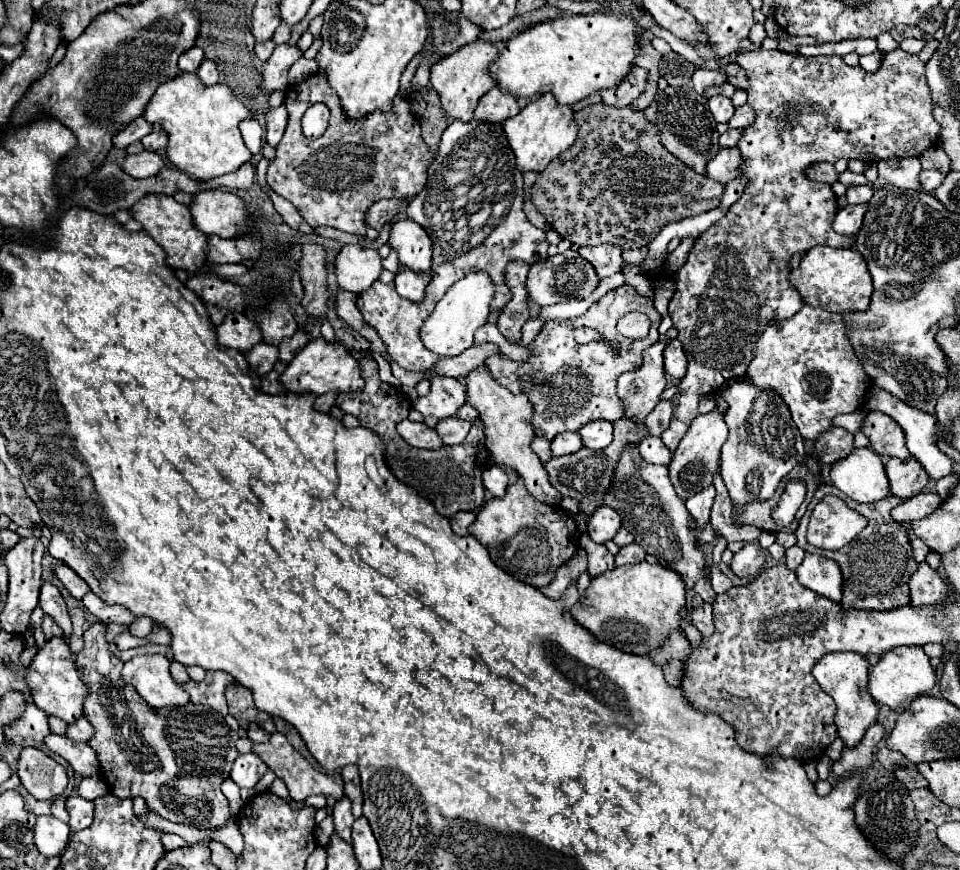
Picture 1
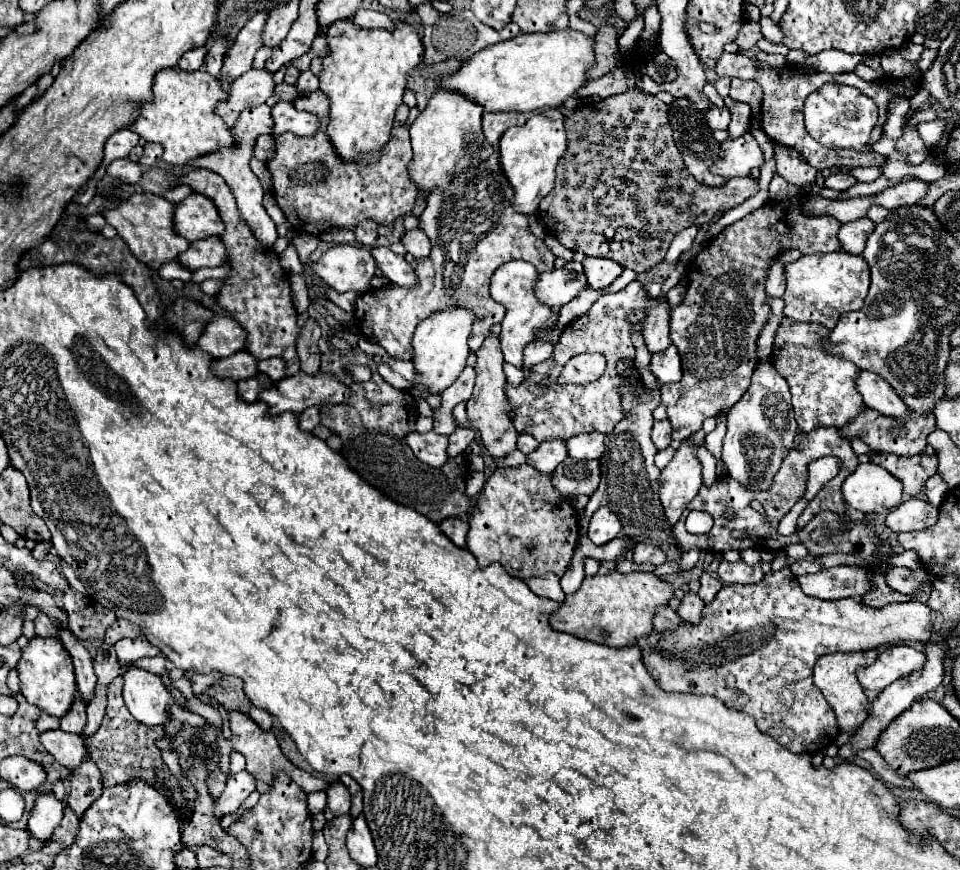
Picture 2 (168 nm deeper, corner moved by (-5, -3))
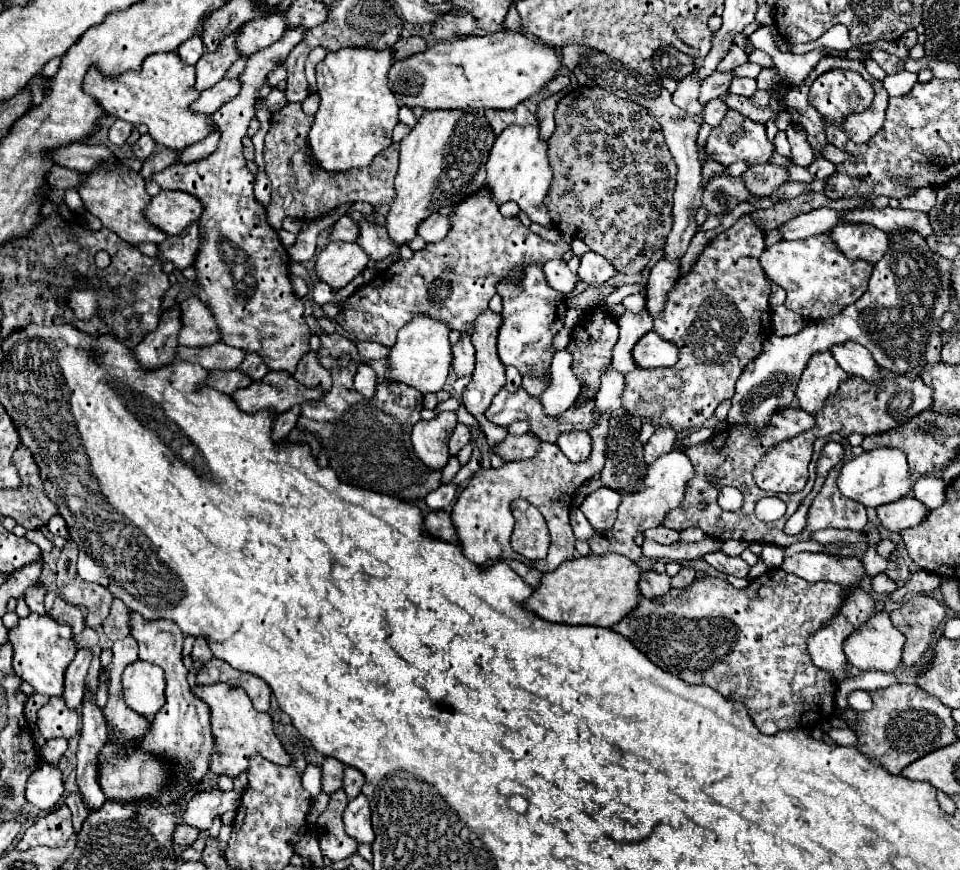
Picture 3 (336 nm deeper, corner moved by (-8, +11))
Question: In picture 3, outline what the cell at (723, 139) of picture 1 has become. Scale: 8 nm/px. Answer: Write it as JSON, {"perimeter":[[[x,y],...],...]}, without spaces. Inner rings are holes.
{"perimeter":[[[747,77],[733,79],[729,91],[731,93],[755,93],[757,91],[757,83],[755,83],[755,79],[747,79]]]}

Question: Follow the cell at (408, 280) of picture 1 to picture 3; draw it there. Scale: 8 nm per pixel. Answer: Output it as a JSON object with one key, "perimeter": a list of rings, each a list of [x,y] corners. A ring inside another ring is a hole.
{"perimeter":[[[363,221],[359,223],[359,229],[361,229],[361,239],[357,239],[357,243],[365,249],[365,253],[369,253],[373,261],[383,261],[387,257],[399,255],[399,245],[395,245],[395,241],[389,239],[385,227]]]}

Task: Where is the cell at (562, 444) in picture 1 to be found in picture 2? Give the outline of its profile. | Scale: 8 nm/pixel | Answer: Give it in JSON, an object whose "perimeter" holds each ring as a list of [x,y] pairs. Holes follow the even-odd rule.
{"perimeter":[[[560,439],[544,441],[538,445],[536,451],[526,455],[526,459],[526,463],[536,467],[540,473],[552,473],[554,467],[558,467],[558,463],[566,459],[566,443]]]}

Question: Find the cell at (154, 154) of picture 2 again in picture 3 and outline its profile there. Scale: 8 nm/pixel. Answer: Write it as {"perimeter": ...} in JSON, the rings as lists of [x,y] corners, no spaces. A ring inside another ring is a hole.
{"perimeter":[[[149,133],[141,135],[141,139],[133,145],[133,153],[135,153],[135,157],[141,159],[141,161],[145,161],[153,151],[155,151],[155,141],[153,141],[153,137],[151,137]]]}

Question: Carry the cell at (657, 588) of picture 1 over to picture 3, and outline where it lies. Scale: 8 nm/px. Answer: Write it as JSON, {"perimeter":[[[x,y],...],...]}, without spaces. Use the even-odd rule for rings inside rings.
{"perimeter":[[[585,555],[575,561],[565,561],[561,569],[545,573],[541,585],[527,601],[527,609],[541,619],[565,625],[599,625],[613,627],[629,615],[639,599],[639,579],[643,569],[623,555]]]}

